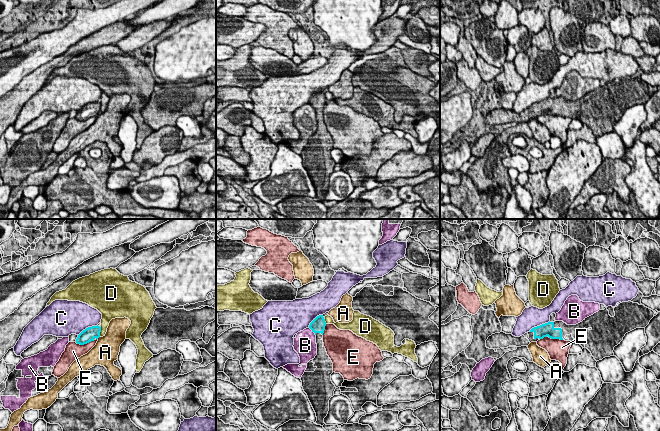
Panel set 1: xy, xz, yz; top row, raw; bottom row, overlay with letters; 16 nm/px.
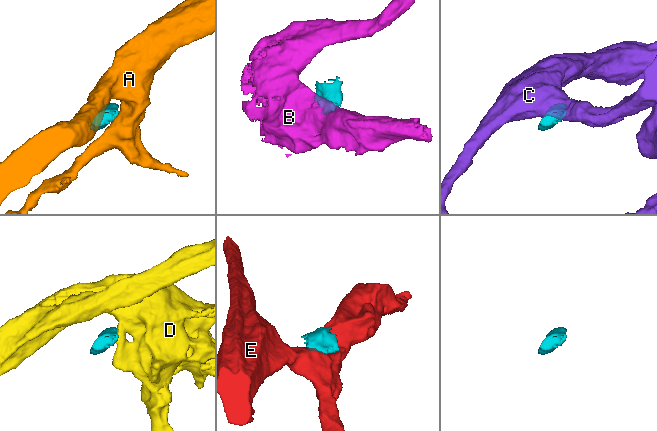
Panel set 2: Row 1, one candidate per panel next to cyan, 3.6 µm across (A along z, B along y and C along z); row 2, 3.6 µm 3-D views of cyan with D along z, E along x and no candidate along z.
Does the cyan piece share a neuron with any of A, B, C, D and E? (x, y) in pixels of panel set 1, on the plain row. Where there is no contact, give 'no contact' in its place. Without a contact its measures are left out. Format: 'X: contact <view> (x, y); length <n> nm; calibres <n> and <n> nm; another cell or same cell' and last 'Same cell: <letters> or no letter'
A: contact xy (98, 113); length 60 nm; calibres 220 and 400 nm; another cell
B: contact xz (312, 107); length 180 nm; calibres 220 and 320 nm; another cell
C: contact yz (540, 101); length 380 nm; calibres 220 and 340 nm; another cell
D: contact xy (100, 107); length 160 nm; calibres 220 and 160 nm; another cell
E: contact yz (551, 114); length 360 nm; calibres 220 and 340 nm; another cell
Same cell: no letter

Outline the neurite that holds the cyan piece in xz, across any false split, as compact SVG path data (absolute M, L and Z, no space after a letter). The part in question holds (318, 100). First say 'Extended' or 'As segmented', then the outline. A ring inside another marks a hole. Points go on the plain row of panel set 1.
Extended. M323 91L317 92L309 101L316 111L317 131L307 139L307 144L300 154L302 163L316 189L317 201L323 202L329 187L329 176L336 165L331 157L333 139L323 122L323 109L326 98Z

